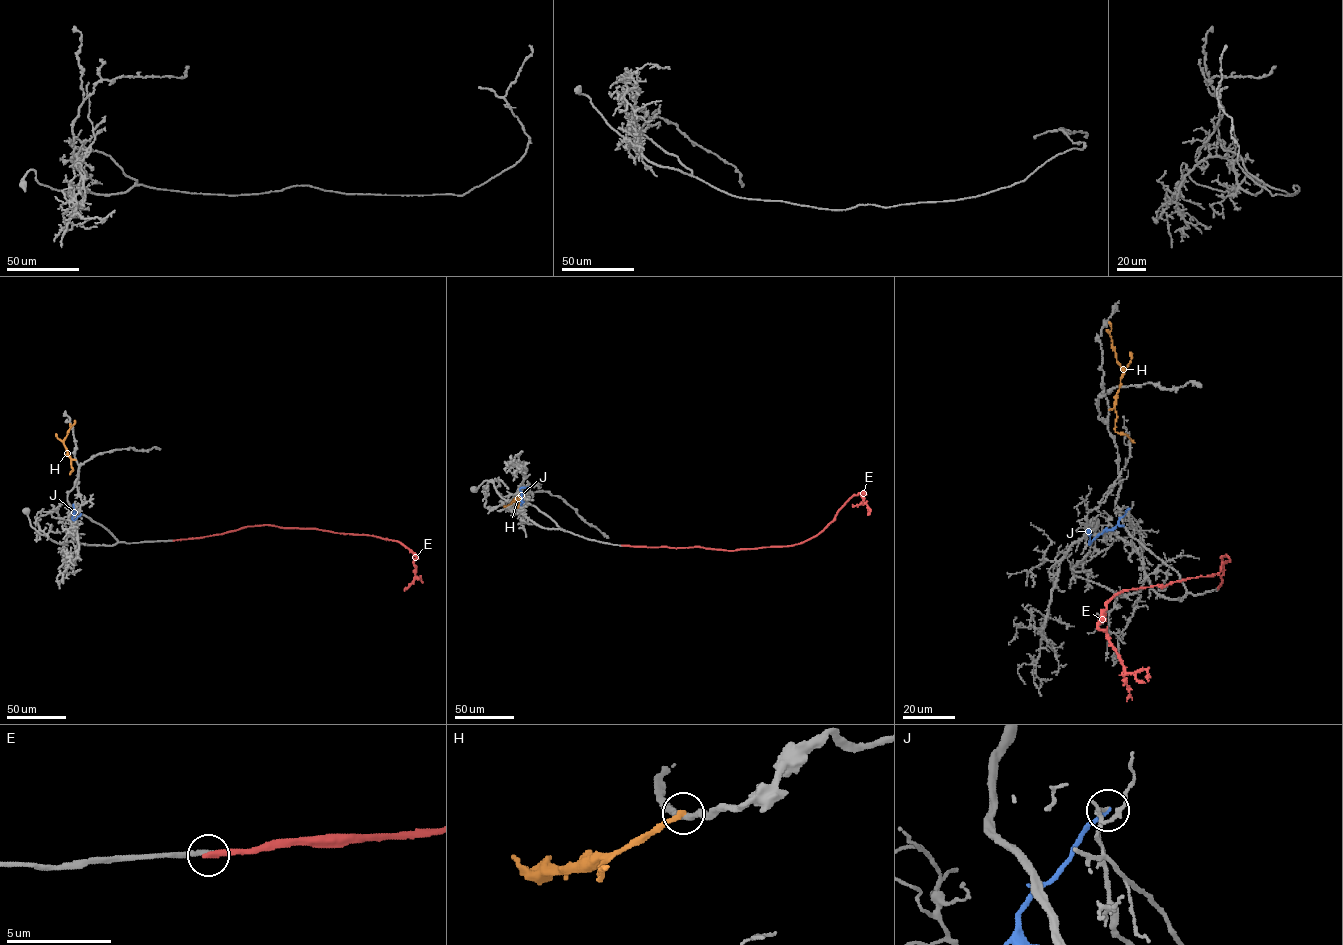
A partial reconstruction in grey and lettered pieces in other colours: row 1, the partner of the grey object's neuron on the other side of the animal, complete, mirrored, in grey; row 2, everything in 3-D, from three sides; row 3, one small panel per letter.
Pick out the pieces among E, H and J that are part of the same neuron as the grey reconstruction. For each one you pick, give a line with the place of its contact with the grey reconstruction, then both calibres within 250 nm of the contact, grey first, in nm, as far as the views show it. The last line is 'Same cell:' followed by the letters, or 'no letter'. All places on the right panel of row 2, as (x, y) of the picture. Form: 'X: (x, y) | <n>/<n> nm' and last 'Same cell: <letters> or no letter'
Same cell: no letter

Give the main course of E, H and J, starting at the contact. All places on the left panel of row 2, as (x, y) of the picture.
E: (174, 540), (266, 525), (373, 535), (398, 541), (416, 557), (414, 580), (404, 591)
H: (75, 460), (68, 455), (63, 443), (74, 420)
J: (73, 504), (72, 519), (81, 513)

